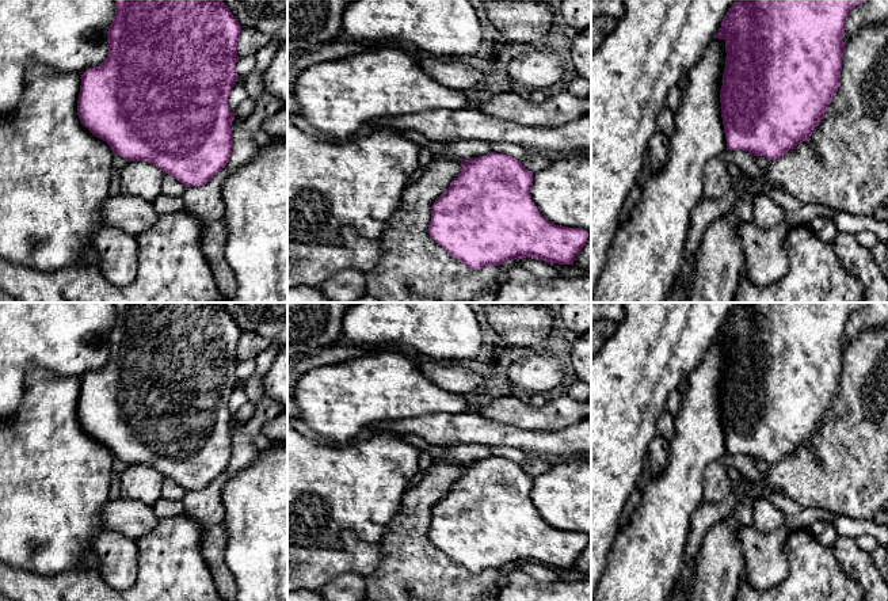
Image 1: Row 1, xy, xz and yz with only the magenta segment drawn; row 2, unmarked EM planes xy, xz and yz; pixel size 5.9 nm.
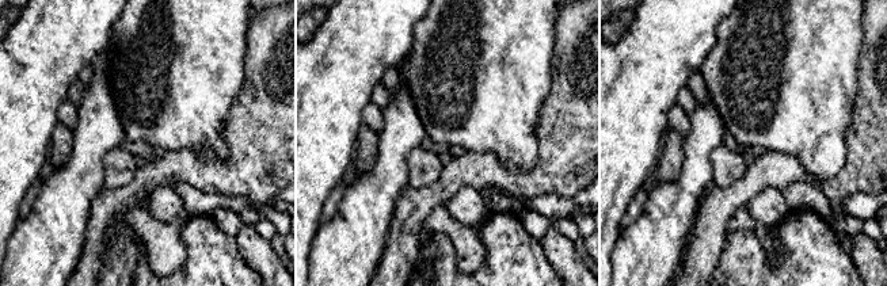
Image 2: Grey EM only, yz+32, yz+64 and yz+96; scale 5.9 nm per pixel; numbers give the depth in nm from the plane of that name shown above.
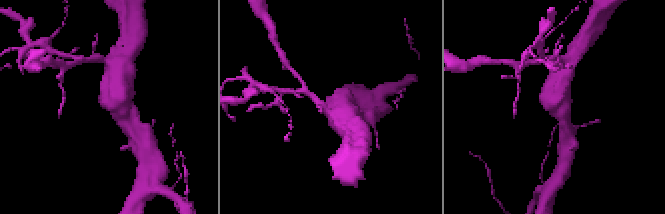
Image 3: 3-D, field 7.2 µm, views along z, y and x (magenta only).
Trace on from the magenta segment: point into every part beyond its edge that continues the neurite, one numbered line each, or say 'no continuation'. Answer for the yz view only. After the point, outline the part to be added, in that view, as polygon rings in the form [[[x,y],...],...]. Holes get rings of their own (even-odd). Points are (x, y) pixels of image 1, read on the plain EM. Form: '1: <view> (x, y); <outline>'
no continuation

